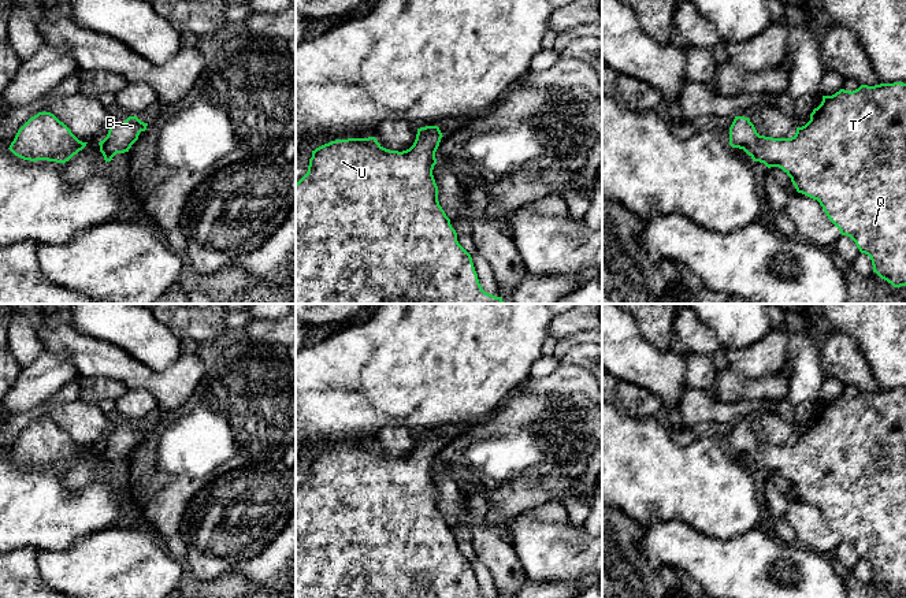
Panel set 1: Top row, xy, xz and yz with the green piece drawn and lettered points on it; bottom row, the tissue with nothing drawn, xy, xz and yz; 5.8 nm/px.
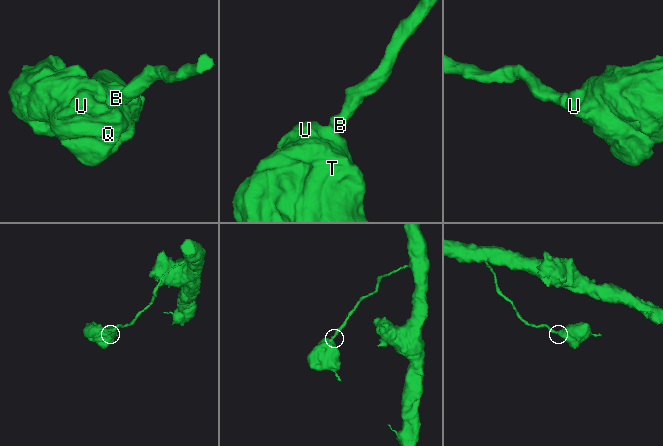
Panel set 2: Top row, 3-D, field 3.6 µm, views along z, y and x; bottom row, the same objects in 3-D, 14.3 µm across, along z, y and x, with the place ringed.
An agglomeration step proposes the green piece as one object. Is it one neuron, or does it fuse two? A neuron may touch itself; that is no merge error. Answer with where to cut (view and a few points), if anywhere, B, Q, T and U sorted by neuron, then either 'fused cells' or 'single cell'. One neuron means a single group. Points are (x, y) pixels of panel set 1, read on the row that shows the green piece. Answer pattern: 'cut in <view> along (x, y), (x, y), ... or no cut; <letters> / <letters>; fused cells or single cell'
no cut; B Q T U; single cell

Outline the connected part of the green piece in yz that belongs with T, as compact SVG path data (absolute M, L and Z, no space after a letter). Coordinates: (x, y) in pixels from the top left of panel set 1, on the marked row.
M906 83L861 85L853 92L840 89L832 96L823 96L821 104L810 114L810 120L805 126L797 127L797 133L791 138L760 135L749 118L735 116L729 127L729 145L743 149L754 161L764 163L768 168L781 168L791 178L797 192L817 200L828 219L840 230L840 234L850 237L859 252L870 257L873 272L894 287L906 286Z

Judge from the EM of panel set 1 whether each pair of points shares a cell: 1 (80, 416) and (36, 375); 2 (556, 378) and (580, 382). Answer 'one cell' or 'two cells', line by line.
1: two cells
2: one cell

